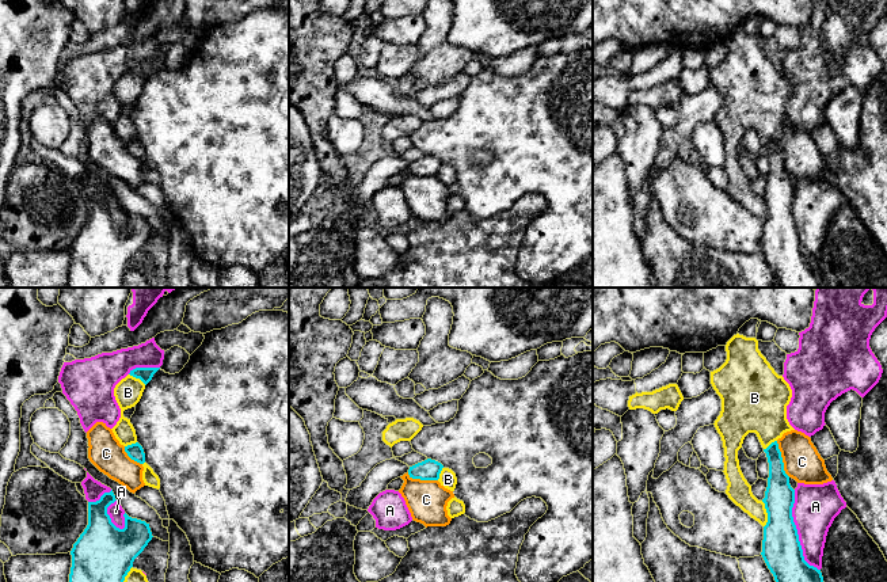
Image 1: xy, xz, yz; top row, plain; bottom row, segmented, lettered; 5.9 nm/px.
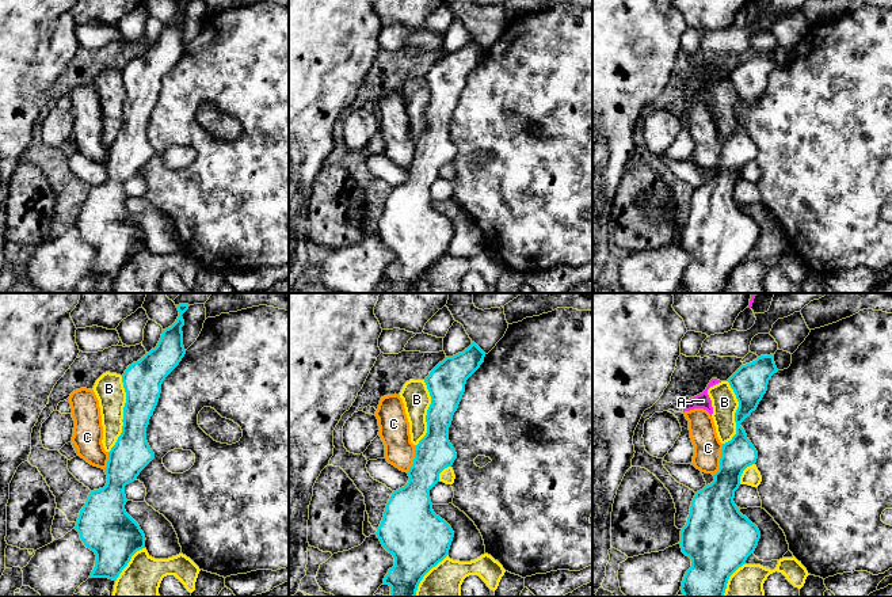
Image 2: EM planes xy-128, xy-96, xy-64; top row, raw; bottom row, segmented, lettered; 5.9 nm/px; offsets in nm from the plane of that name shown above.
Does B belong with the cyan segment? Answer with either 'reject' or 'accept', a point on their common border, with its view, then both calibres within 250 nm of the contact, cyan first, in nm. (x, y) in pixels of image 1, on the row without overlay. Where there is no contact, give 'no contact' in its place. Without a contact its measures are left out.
reject; contact yz (768, 210); calibres 240 and 140 nm

